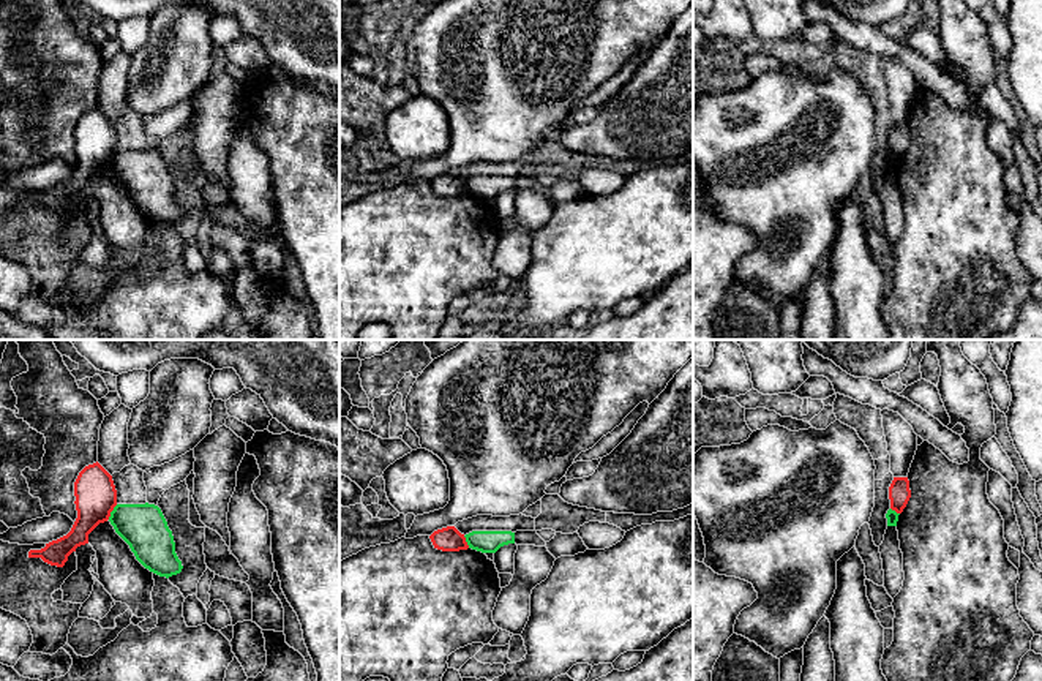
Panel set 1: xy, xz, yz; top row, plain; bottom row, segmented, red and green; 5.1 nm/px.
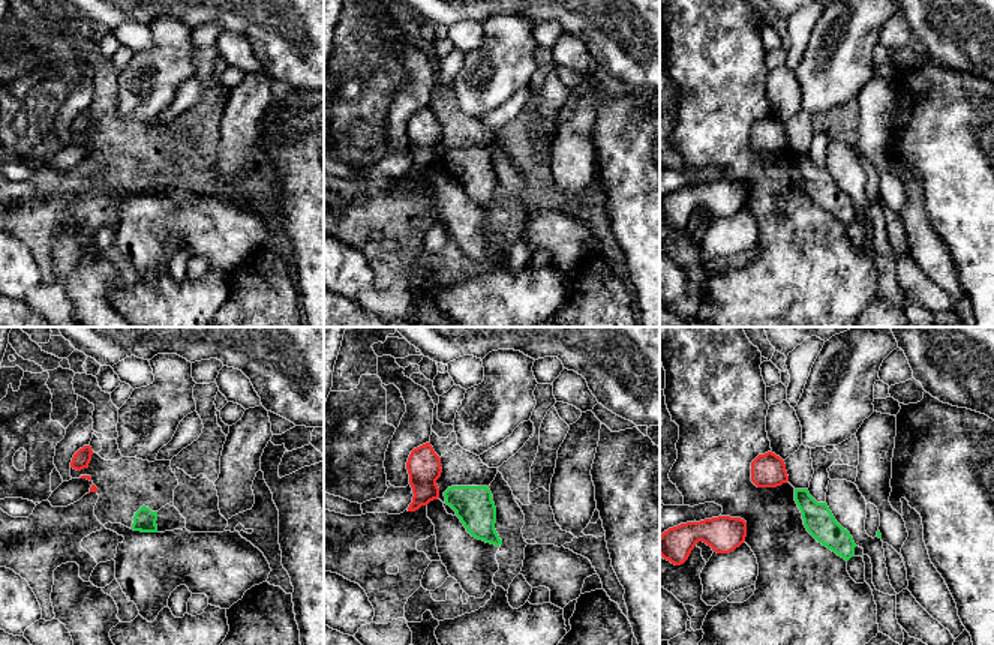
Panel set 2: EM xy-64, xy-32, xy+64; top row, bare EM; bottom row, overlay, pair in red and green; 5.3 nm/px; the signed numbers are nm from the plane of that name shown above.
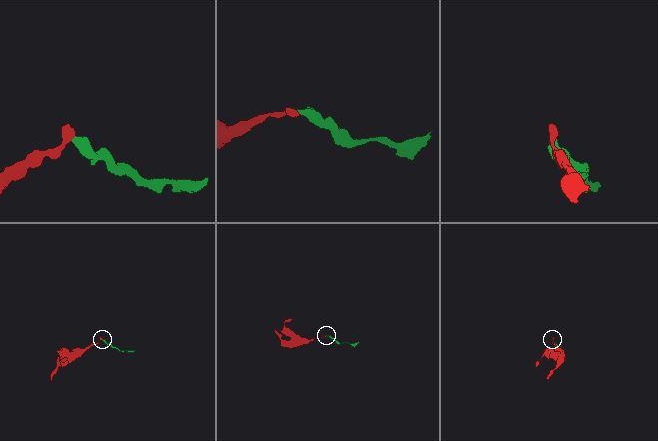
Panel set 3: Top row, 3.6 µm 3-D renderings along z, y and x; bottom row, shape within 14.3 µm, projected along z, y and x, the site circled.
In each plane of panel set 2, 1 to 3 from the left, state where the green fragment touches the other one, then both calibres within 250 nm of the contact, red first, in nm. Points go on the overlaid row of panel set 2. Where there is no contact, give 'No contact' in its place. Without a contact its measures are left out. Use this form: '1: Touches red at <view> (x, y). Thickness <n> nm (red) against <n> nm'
1: No contact
2: No contact
3: No contact

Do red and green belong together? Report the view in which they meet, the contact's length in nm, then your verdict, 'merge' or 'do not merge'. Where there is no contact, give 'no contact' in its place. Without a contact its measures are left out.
contact in xy; length 90 nm; do not merge

